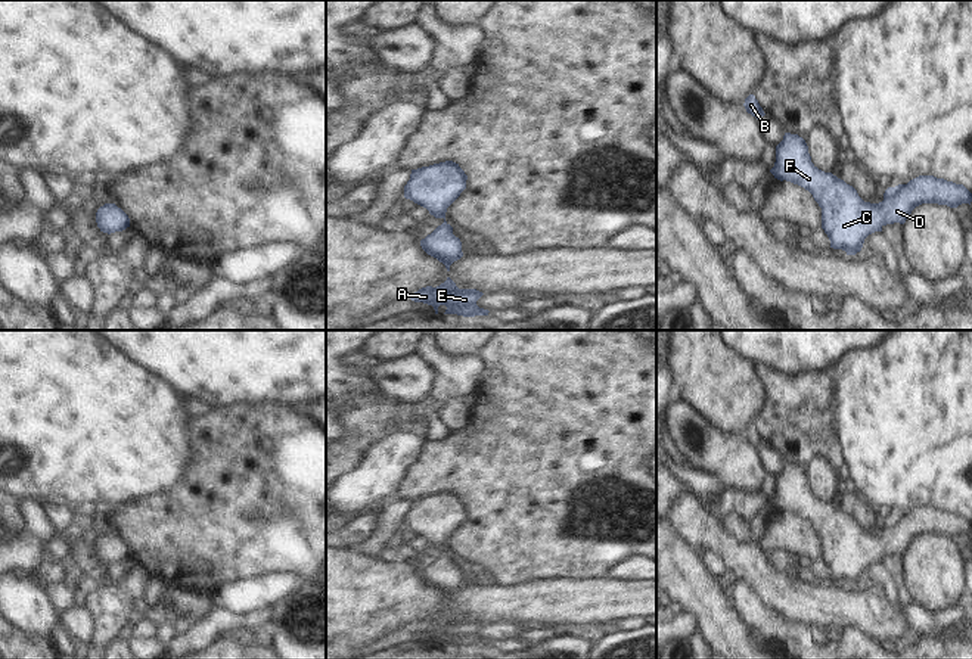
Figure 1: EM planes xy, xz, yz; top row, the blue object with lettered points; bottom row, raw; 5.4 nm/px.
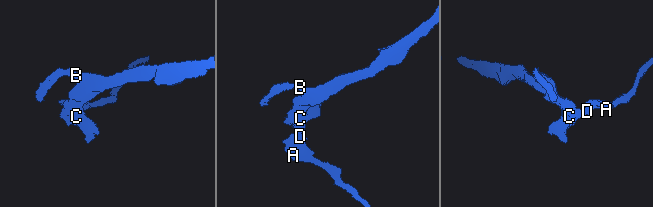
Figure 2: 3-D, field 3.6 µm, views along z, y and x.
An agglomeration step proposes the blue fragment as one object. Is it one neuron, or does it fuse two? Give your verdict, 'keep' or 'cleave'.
keep

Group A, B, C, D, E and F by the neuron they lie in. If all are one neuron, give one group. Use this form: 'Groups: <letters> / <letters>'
Groups: A B C D E F

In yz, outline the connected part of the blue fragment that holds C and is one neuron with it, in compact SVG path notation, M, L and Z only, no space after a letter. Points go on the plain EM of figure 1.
M785 463L776 476L776 492L770 503L774 509L798 515L813 525L822 538L822 559L830 578L842 579L847 585L860 582L864 569L882 562L884 556L904 554L922 534L957 538L972 532L972 523L963 515L934 506L919 506L907 515L888 517L879 534L864 532L853 516L819 500L811 492L805 470L791 463Z

